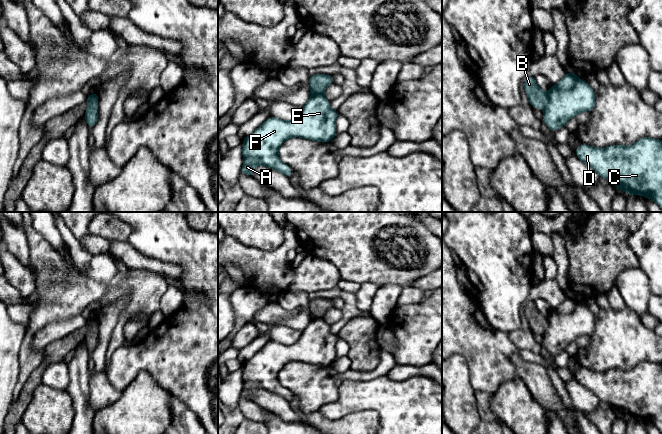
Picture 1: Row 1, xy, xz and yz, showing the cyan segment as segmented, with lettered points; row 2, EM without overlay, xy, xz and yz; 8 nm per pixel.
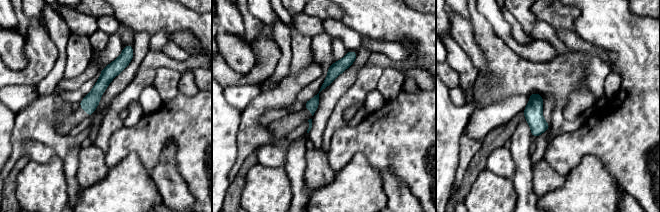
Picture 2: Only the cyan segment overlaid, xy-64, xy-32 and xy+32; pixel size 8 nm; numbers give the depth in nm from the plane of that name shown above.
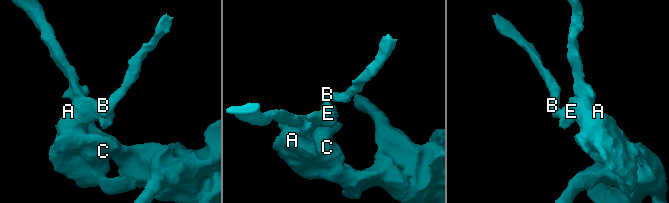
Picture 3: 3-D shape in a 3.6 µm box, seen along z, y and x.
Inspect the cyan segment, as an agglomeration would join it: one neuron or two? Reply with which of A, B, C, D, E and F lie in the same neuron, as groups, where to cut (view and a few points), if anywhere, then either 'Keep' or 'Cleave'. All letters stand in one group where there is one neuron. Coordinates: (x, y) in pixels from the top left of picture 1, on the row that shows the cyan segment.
Groups: A C D E F / B. Split along yz (547, 93), (547, 103), (544, 107). Cleave

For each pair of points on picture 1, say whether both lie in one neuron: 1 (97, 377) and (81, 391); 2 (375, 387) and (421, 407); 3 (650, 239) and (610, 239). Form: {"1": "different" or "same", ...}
{"1": "different", "2": "same", "3": "different"}

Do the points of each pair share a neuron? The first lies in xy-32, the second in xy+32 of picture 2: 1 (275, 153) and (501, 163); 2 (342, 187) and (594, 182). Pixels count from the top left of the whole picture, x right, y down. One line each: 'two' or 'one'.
1: one
2: one

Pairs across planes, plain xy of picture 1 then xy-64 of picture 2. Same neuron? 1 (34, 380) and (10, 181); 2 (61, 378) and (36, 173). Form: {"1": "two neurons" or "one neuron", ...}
{"1": "one neuron", "2": "two neurons"}

